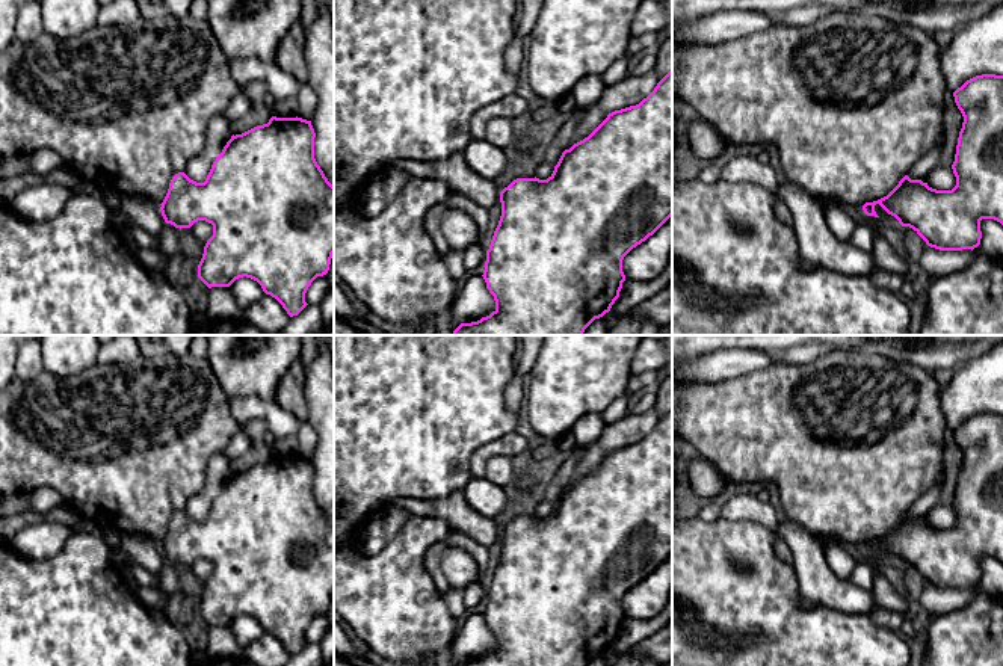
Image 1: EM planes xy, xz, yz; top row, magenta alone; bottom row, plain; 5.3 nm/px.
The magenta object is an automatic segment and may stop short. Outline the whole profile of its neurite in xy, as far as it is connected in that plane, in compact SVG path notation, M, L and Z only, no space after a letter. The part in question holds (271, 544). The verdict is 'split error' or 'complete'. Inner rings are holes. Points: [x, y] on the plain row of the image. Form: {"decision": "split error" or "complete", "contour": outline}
{"decision": "complete", "contour": "M272 455L267 462L233 473L204 521L190 518L184 510L172 515L160 542L165 560L180 568L190 566L198 559L213 563L213 574L207 578L198 603L198 616L208 627L230 625L236 618L246 615L275 636L290 655L308 643L308 625L317 615L328 612L334 594L334 524L314 497L314 476L311 459Z"}

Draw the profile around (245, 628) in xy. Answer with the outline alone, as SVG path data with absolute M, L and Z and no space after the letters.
M246 615L236 618L228 627L242 648L248 646L264 634L261 624Z

